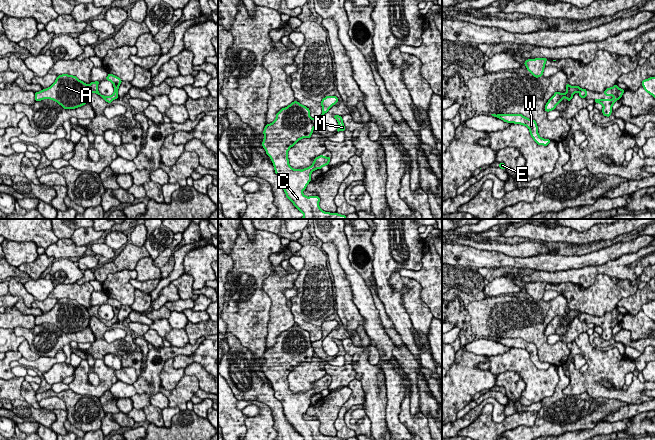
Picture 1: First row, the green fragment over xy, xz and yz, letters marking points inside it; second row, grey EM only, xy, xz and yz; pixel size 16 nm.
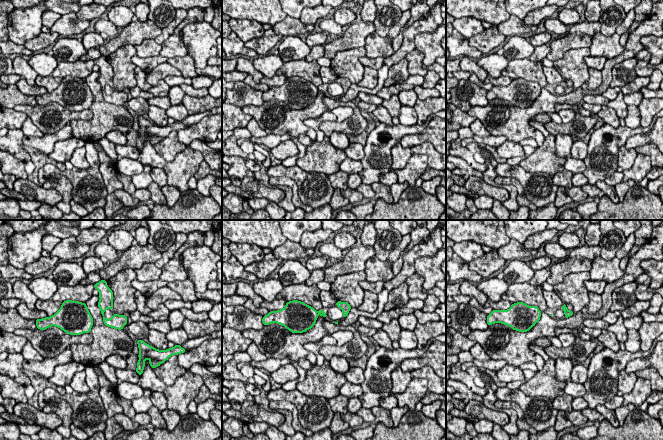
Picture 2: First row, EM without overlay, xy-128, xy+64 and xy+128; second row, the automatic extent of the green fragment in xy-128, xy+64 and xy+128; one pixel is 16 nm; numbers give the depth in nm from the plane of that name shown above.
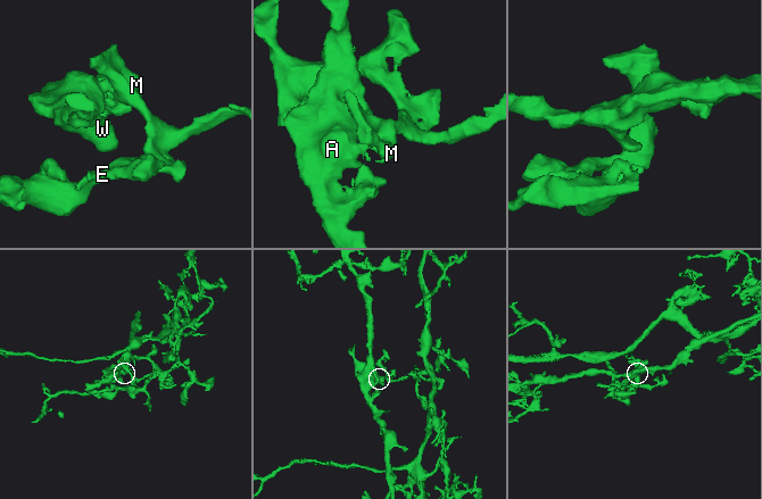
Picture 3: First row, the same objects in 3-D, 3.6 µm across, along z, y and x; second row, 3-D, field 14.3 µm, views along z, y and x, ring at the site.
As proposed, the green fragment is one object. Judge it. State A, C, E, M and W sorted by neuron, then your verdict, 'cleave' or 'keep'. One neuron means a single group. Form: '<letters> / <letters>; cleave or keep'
A C W / E M; cleave

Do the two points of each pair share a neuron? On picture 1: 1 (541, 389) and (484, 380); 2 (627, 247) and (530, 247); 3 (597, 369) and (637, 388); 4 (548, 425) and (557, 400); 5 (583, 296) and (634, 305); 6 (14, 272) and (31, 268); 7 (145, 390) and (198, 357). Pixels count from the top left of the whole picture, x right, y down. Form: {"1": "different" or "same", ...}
{"1": "different", "2": "different", "3": "same", "4": "same", "5": "different", "6": "different", "7": "different"}

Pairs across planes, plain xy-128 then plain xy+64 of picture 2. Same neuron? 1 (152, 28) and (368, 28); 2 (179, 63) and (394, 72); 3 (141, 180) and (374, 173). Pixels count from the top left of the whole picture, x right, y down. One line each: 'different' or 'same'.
1: same
2: different
3: same

